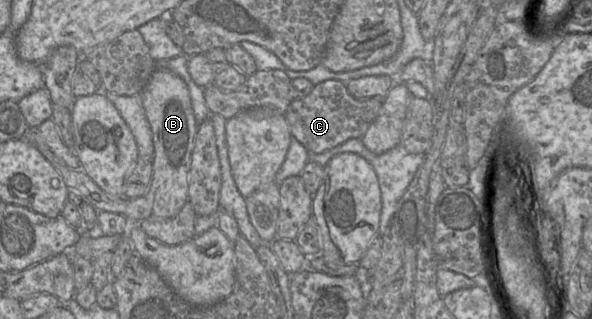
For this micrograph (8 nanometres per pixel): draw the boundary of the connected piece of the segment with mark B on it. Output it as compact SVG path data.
M163 68L155 69L141 95L145 114L151 127L155 151L151 187L142 197L108 196L82 168L72 169L58 158L48 147L37 128L28 128L22 137L34 145L53 165L63 177L68 188L79 192L97 211L118 213L125 216L130 222L138 223L148 218L173 218L189 201L189 172L198 131L188 86L176 74Z

